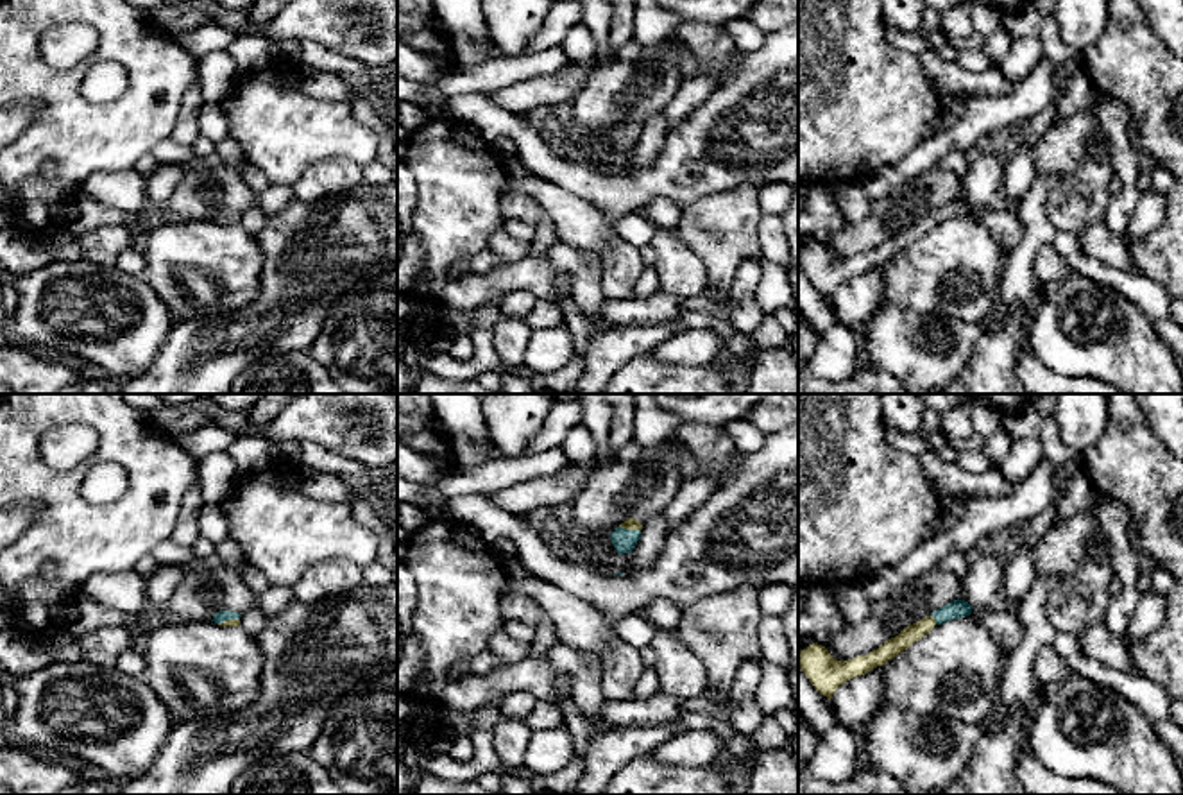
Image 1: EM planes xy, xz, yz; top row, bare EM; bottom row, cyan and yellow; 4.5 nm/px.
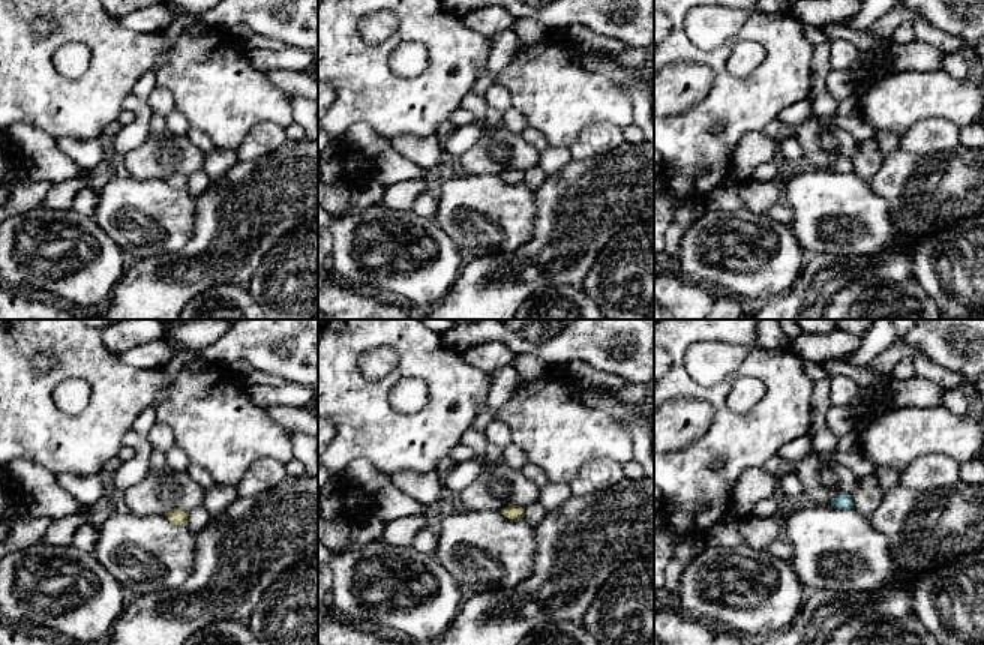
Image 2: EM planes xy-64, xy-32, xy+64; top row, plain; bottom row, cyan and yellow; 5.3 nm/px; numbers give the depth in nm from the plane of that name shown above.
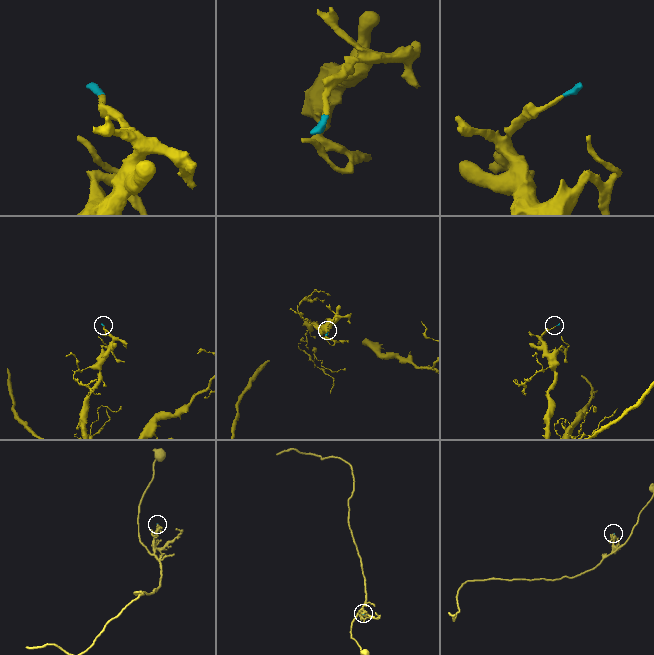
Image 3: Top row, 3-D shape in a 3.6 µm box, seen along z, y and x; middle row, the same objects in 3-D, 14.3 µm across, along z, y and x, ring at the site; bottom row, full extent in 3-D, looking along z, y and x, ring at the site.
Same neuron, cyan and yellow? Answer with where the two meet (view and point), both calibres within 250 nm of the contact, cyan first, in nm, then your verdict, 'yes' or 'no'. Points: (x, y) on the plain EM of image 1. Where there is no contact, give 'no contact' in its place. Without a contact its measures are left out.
meets cyan in xz at (630, 129); 100 nm thick on the cyan side, 50 nm on the other; yes

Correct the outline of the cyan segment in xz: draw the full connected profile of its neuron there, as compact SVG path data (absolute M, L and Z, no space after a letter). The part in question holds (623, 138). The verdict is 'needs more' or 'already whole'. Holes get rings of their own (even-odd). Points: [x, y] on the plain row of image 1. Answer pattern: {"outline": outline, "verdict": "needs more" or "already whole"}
{"outline": "M630 116L625 122L621 122L610 132L610 138L612 138L612 143L614 143L616 150L619 154L632 152L632 149L635 147L637 140L641 138L641 129L643 129L643 124L634 116Z", "verdict": "needs more"}

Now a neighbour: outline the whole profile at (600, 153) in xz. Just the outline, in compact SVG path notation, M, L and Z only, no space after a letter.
M567 134L582 147L580 161L592 165L607 172L632 172L632 152L619 154L609 136L583 138L578 134Z

